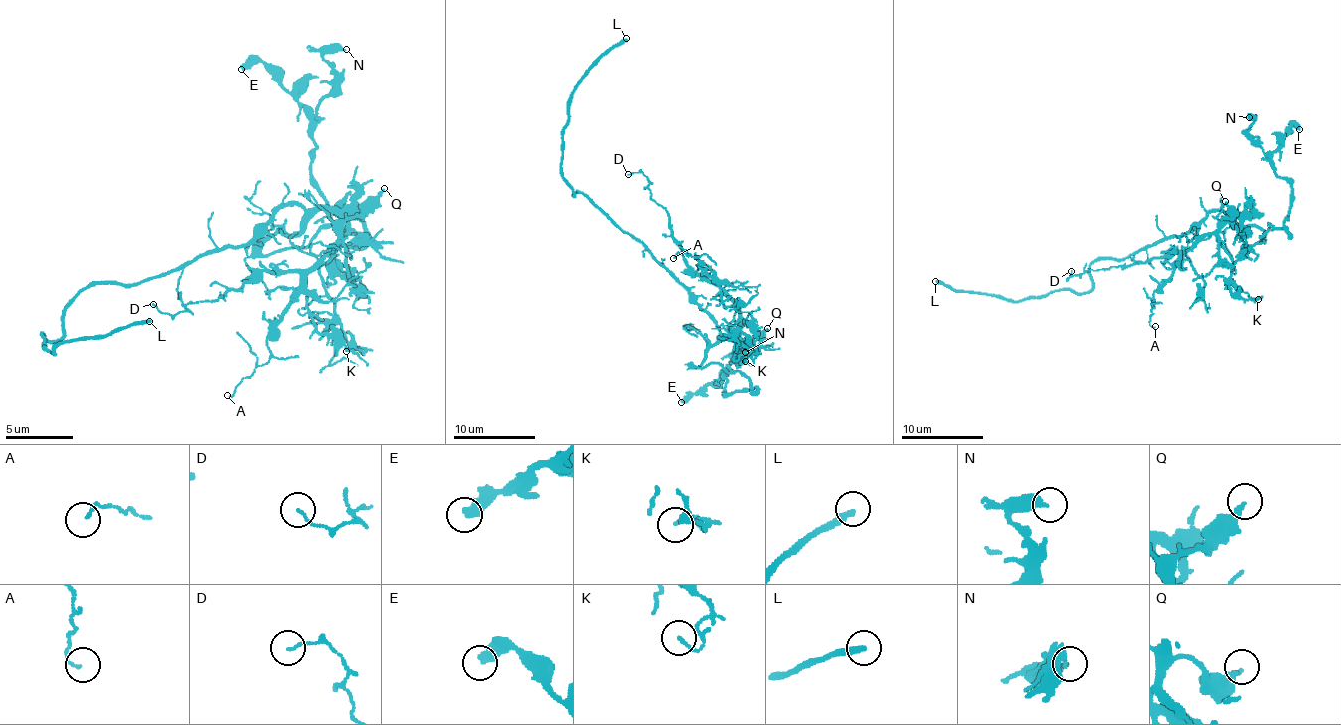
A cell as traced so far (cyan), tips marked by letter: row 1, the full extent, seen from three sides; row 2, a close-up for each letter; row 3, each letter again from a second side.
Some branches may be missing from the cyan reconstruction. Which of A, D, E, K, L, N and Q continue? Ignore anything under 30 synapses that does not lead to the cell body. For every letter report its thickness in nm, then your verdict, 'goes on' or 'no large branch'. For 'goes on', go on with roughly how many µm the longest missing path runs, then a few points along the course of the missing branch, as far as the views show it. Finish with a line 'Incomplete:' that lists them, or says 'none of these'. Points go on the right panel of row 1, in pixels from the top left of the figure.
A: 110 nm | no large branch
D: 100 nm | no large branch
E: 400 nm | no large branch
K: 130 nm | no large branch
L: 280 nm | goes on | 30 µm
N: 400 nm | no large branch
Q: 200 nm | no large branch
Incomplete: L

